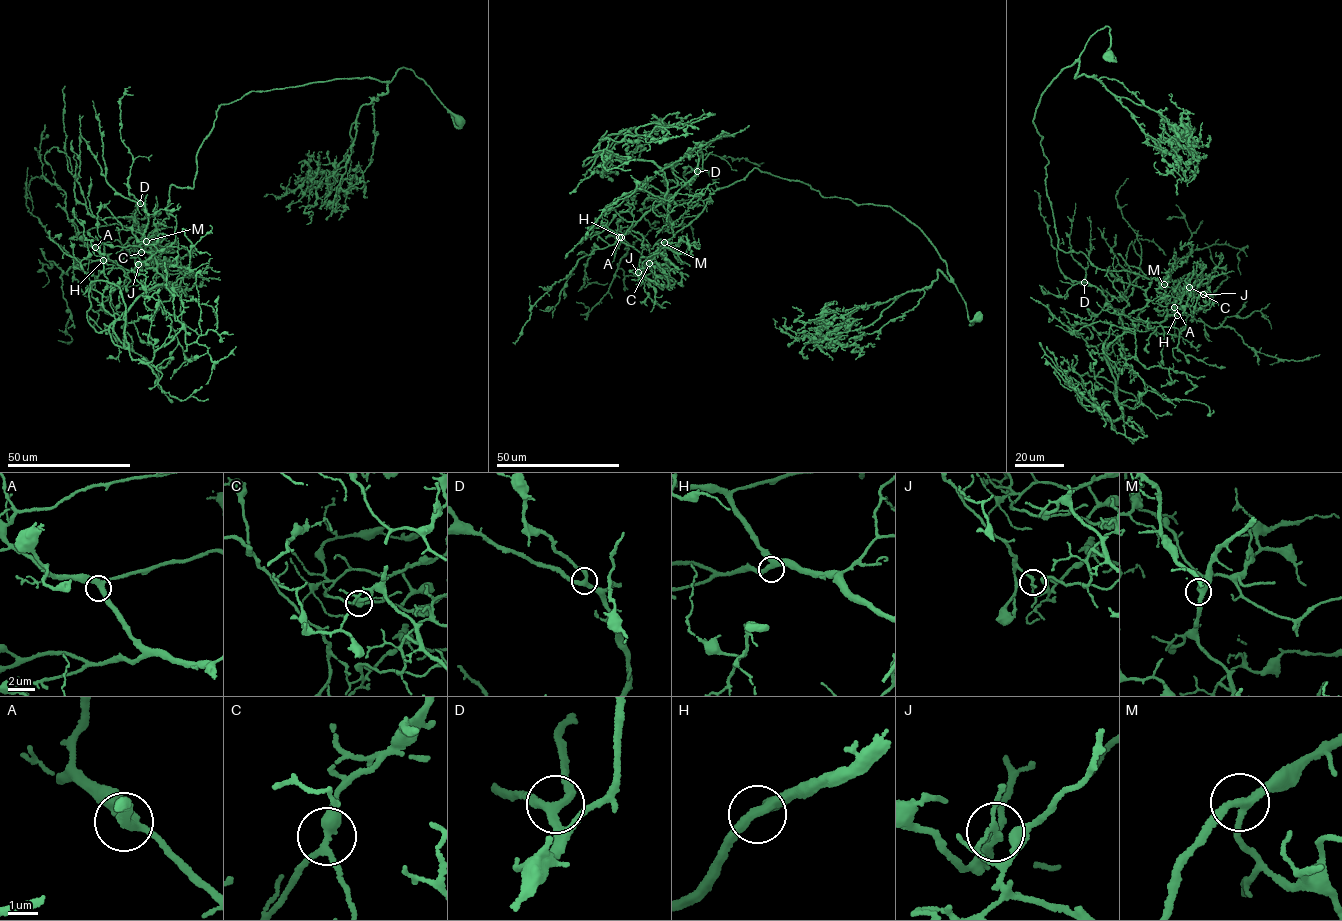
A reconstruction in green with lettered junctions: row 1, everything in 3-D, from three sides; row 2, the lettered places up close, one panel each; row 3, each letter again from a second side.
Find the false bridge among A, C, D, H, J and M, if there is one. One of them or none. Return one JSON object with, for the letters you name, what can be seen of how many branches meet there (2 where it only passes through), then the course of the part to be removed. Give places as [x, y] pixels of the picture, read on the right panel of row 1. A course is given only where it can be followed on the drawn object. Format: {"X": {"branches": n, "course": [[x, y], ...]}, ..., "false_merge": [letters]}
{"J": {"branches": 3, "course": [[1203, 294], [1058, 248], [1032, 121], [1044, 92], [1079, 62], [1075, 78], [1180, 134], [1198, 159], [1189, 180]]}, "false_merge": ["J"]}

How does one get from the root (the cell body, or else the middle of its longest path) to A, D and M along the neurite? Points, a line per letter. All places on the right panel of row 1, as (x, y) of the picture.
A: (1109, 56), (1107, 26), (1049, 84), (1033, 120), (1058, 248), (1206, 294), (1180, 288), (1174, 307)
D: (1109, 56), (1107, 26), (1033, 120), (1058, 248), (1206, 294), (1180, 288), (1174, 314), (1144, 322), (1084, 282)
M: (1109, 56), (1107, 26), (1049, 84), (1033, 120), (1049, 161), (1058, 248), (1164, 284)

